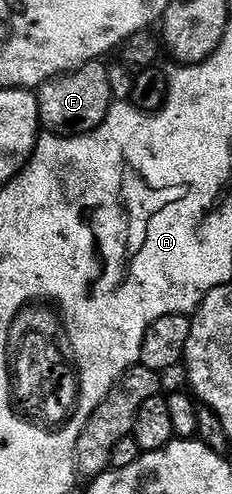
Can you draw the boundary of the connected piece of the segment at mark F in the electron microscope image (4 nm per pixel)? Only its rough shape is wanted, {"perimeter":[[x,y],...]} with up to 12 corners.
{"perimeter":[[100,60],[36,92],[40,123],[84,136],[111,110],[112,76]]}

